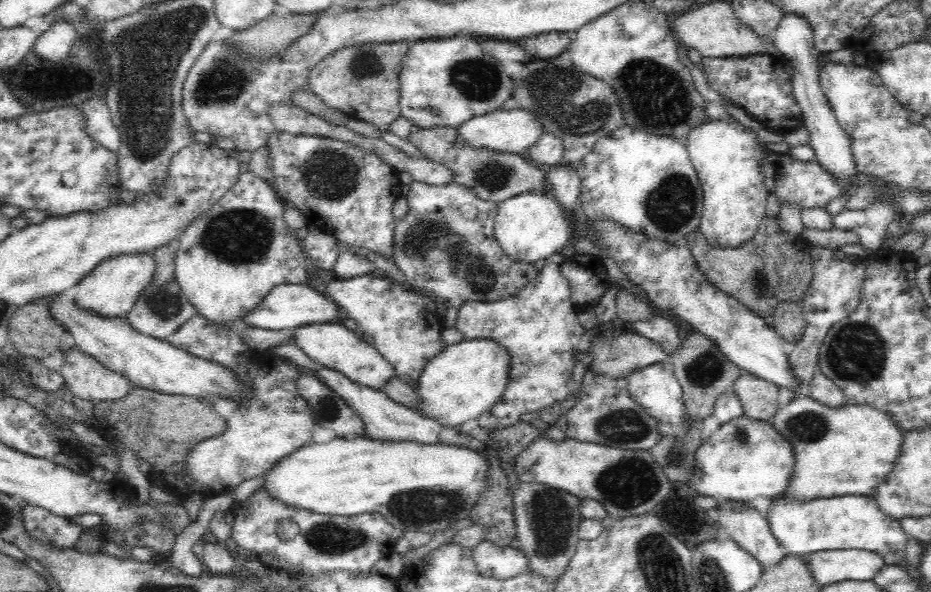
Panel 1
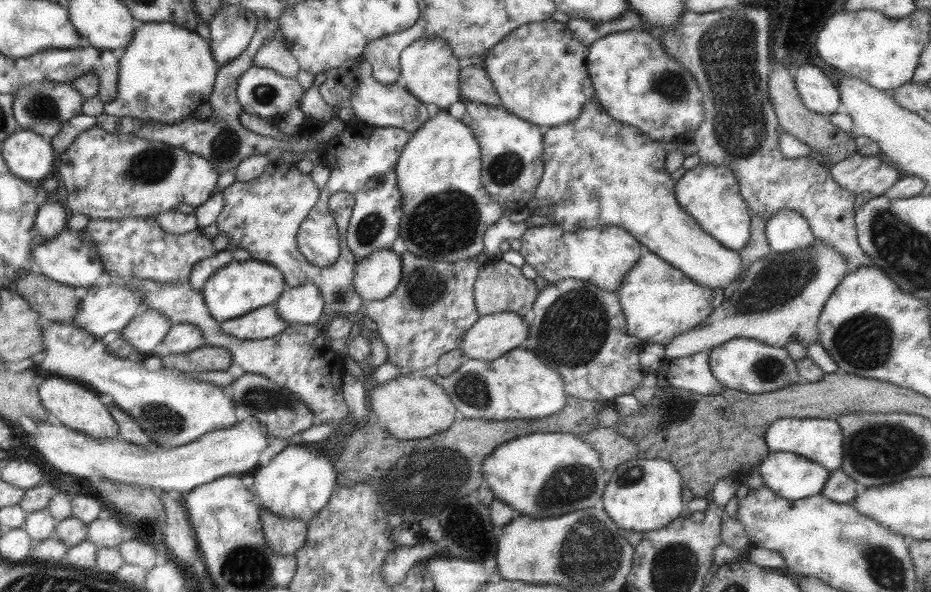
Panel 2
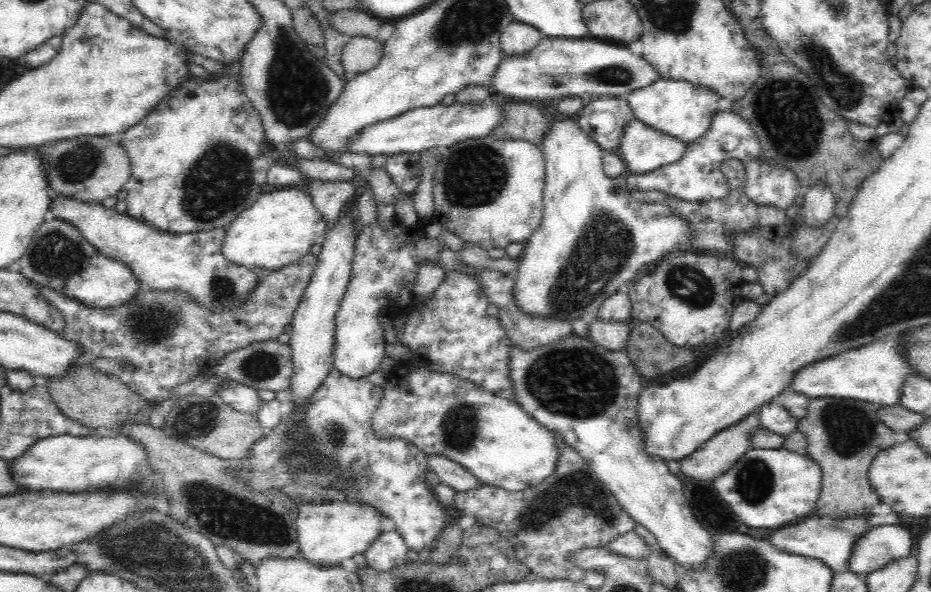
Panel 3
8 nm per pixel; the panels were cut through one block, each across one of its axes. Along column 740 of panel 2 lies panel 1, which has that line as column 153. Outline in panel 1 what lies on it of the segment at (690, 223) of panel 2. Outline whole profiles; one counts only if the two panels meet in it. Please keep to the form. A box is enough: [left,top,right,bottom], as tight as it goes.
[73,253,156,318]

